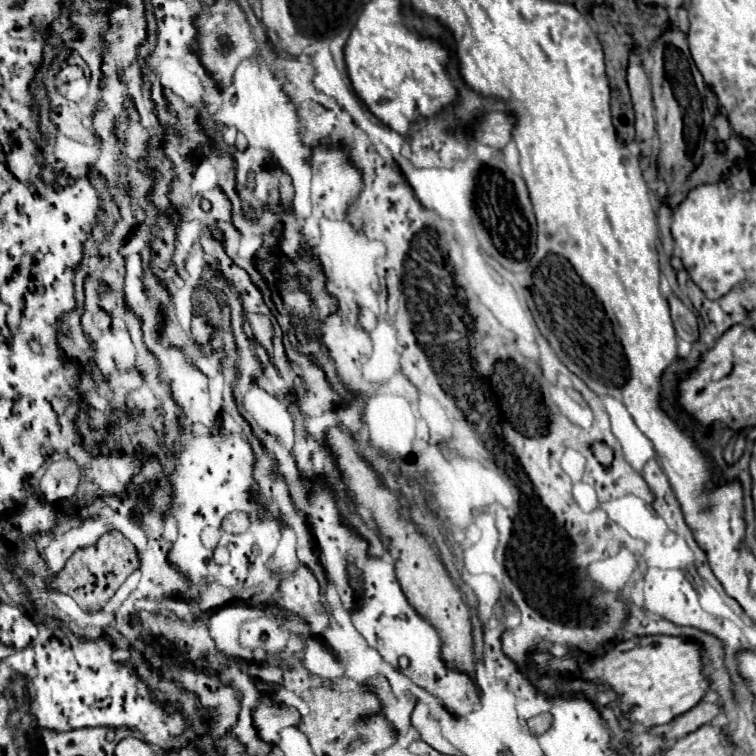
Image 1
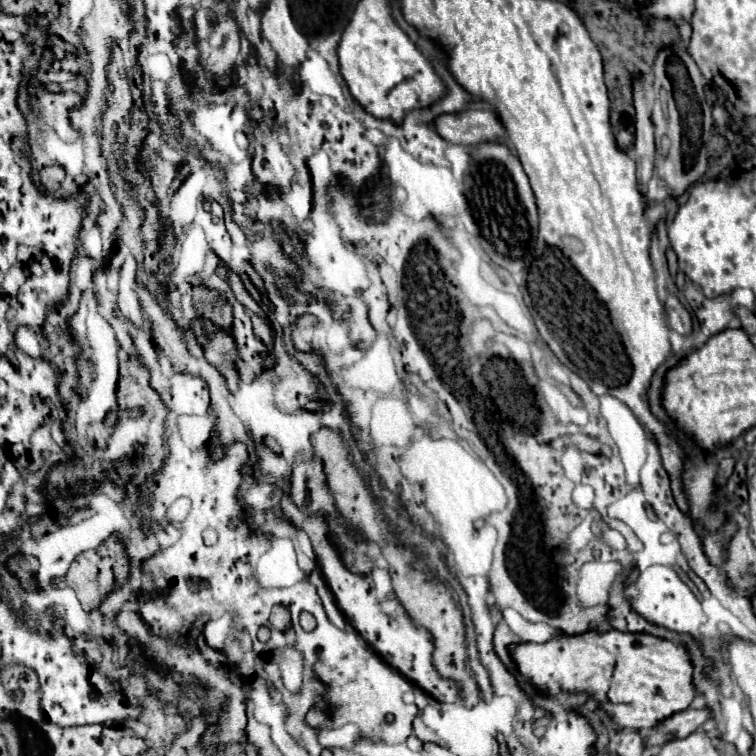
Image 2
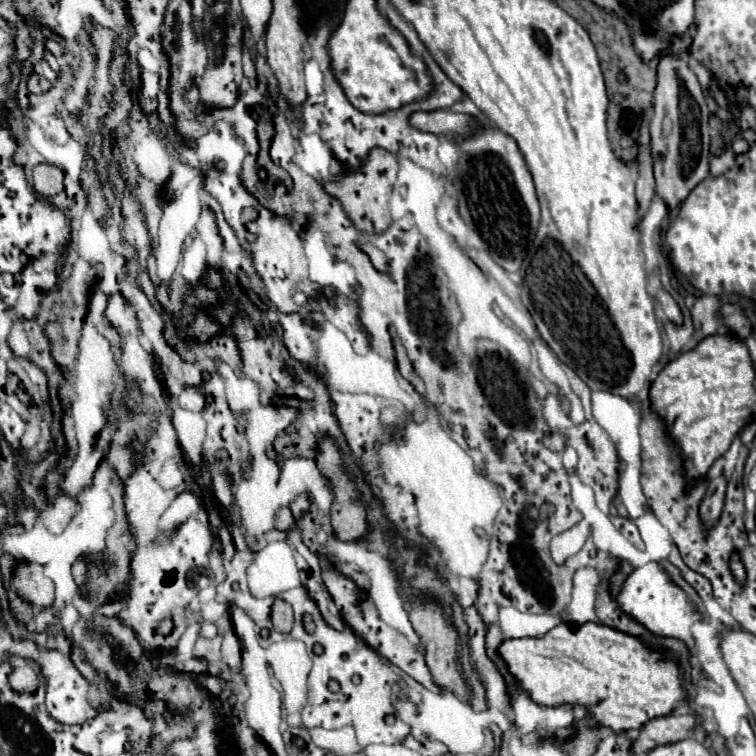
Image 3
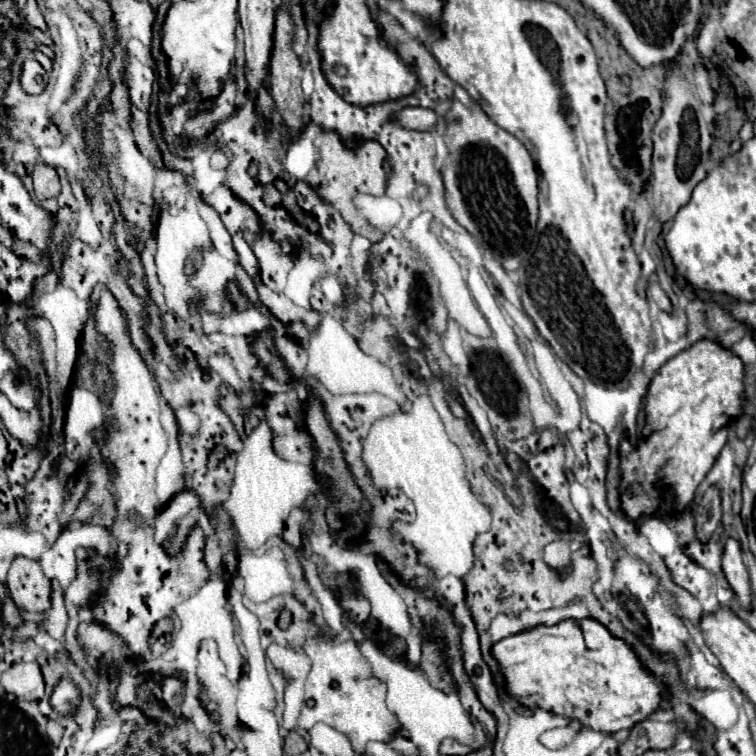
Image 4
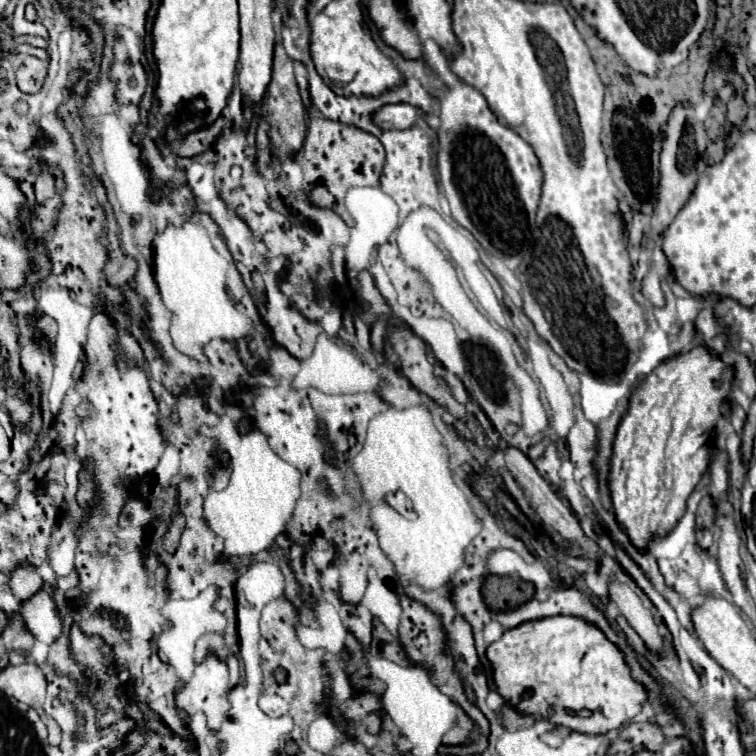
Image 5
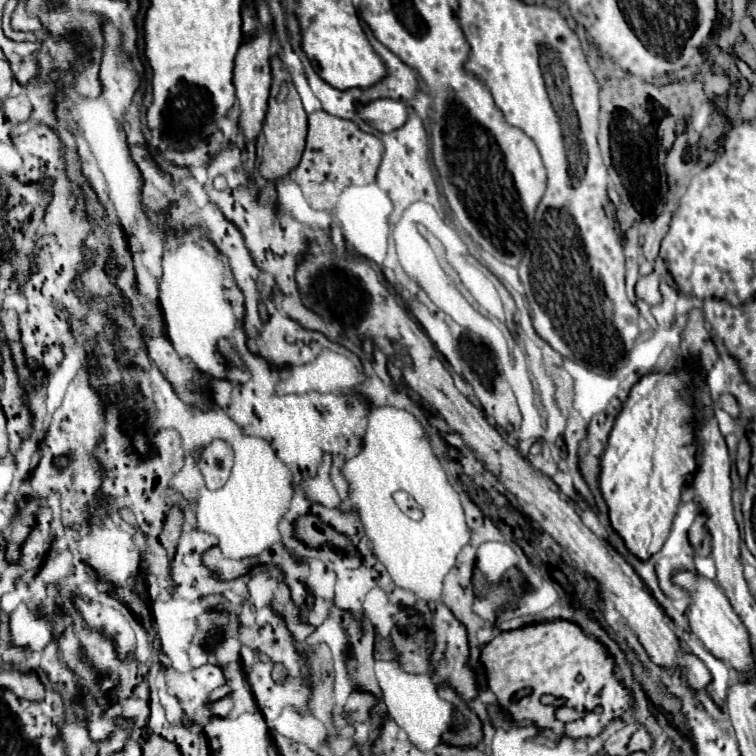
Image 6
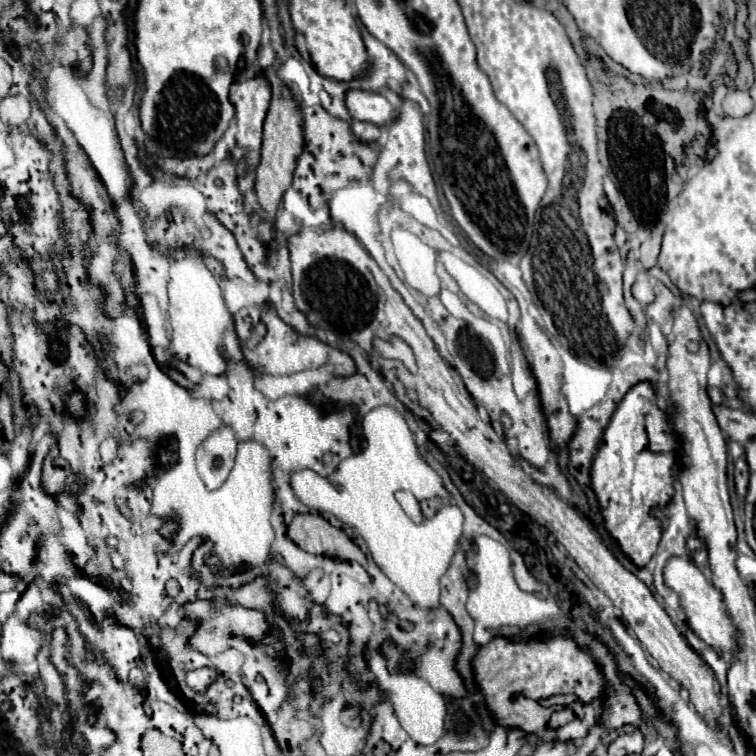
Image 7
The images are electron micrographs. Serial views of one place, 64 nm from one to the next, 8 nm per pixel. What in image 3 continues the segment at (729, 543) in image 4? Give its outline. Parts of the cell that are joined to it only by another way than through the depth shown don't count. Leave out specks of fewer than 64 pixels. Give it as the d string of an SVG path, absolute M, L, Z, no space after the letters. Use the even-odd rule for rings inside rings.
M732 552L732 556L730 556L730 572L738 584L746 582L746 568L744 568L738 552Z

